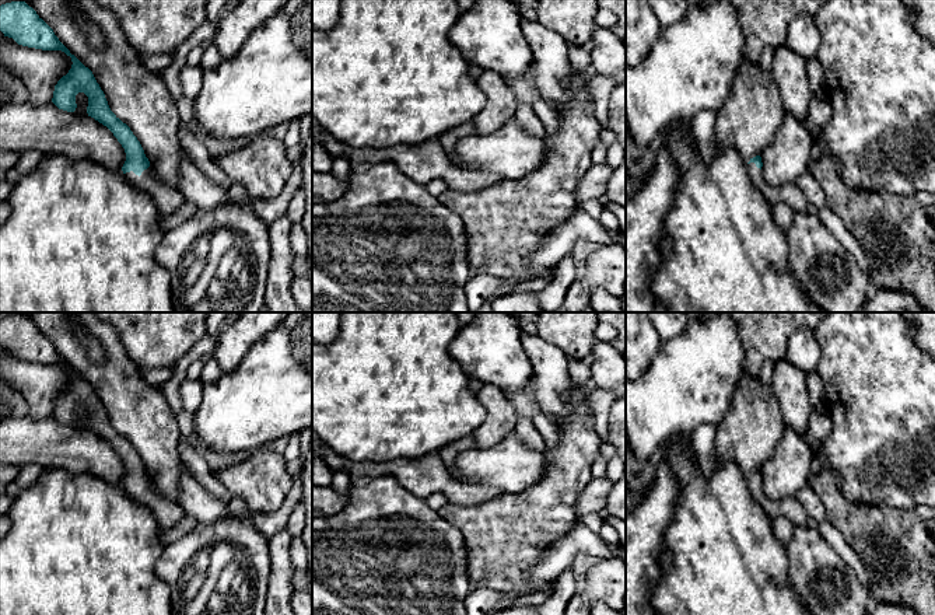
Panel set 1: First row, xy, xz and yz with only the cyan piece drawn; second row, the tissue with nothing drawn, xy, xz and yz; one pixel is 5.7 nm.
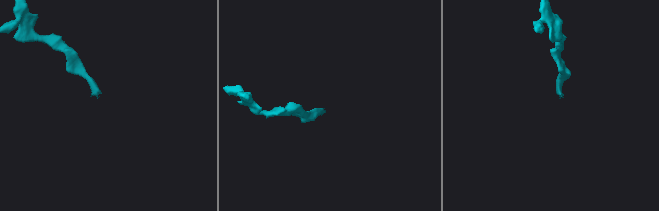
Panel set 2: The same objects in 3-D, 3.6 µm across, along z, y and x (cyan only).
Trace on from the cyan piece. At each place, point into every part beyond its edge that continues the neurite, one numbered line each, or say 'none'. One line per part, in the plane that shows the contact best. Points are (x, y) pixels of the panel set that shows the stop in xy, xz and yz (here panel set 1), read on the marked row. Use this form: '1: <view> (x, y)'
1: xy (168, 201)

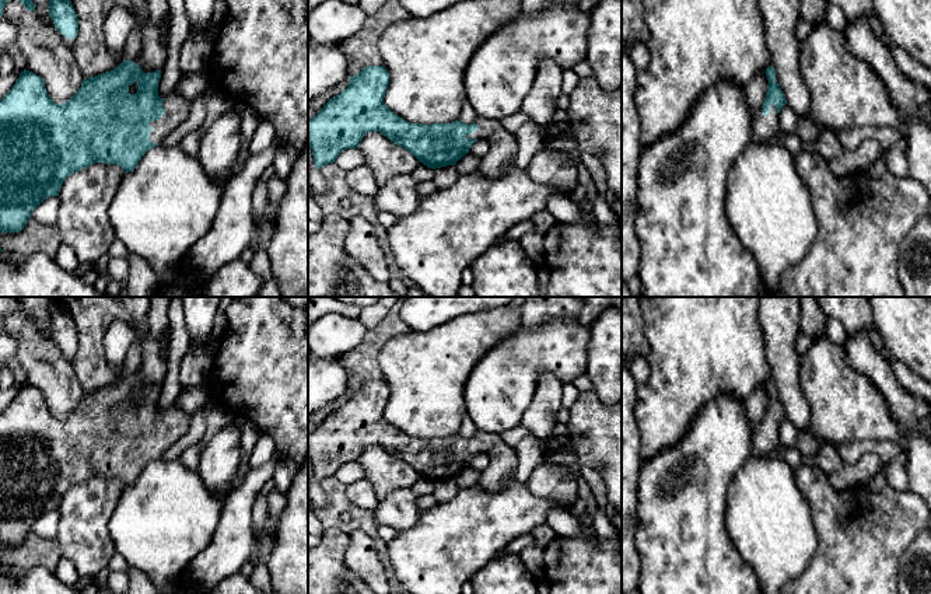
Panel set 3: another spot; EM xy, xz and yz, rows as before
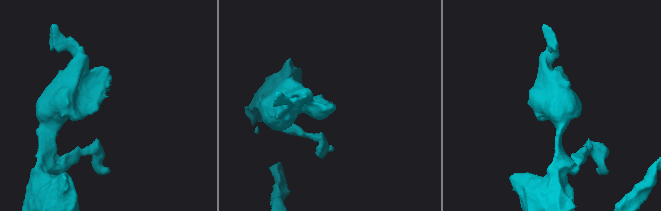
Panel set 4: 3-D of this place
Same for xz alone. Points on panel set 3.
1: xz (503, 147)

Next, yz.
1: yz (765, 128)

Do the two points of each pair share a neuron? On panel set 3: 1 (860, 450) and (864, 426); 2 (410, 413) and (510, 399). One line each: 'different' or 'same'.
1: different
2: different

